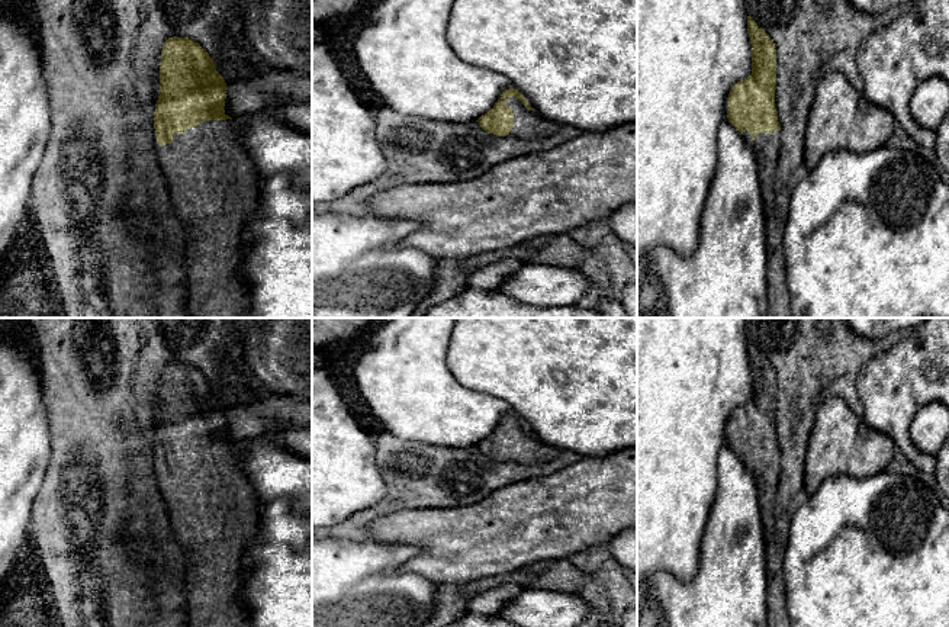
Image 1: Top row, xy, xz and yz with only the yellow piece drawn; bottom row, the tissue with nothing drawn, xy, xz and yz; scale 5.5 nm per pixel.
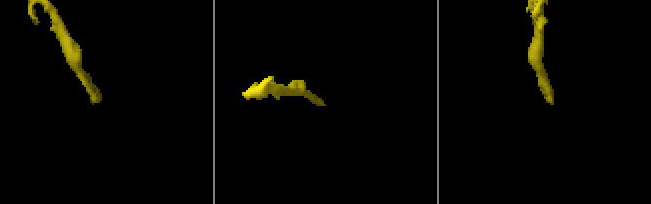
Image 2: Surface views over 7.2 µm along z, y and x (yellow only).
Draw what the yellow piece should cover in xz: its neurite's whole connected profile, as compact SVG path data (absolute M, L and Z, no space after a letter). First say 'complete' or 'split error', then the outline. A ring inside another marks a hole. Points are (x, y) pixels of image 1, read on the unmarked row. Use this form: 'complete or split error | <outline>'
split error | M514 414L502 417L495 431L476 447L488 459L522 464L543 464L560 454L557 447L540 441L528 425Z

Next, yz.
split error | M747 341L752 399L737 406L727 422L727 444L752 470L766 543L773 530L773 507L779 485L781 450L775 433L776 377L769 360Z

